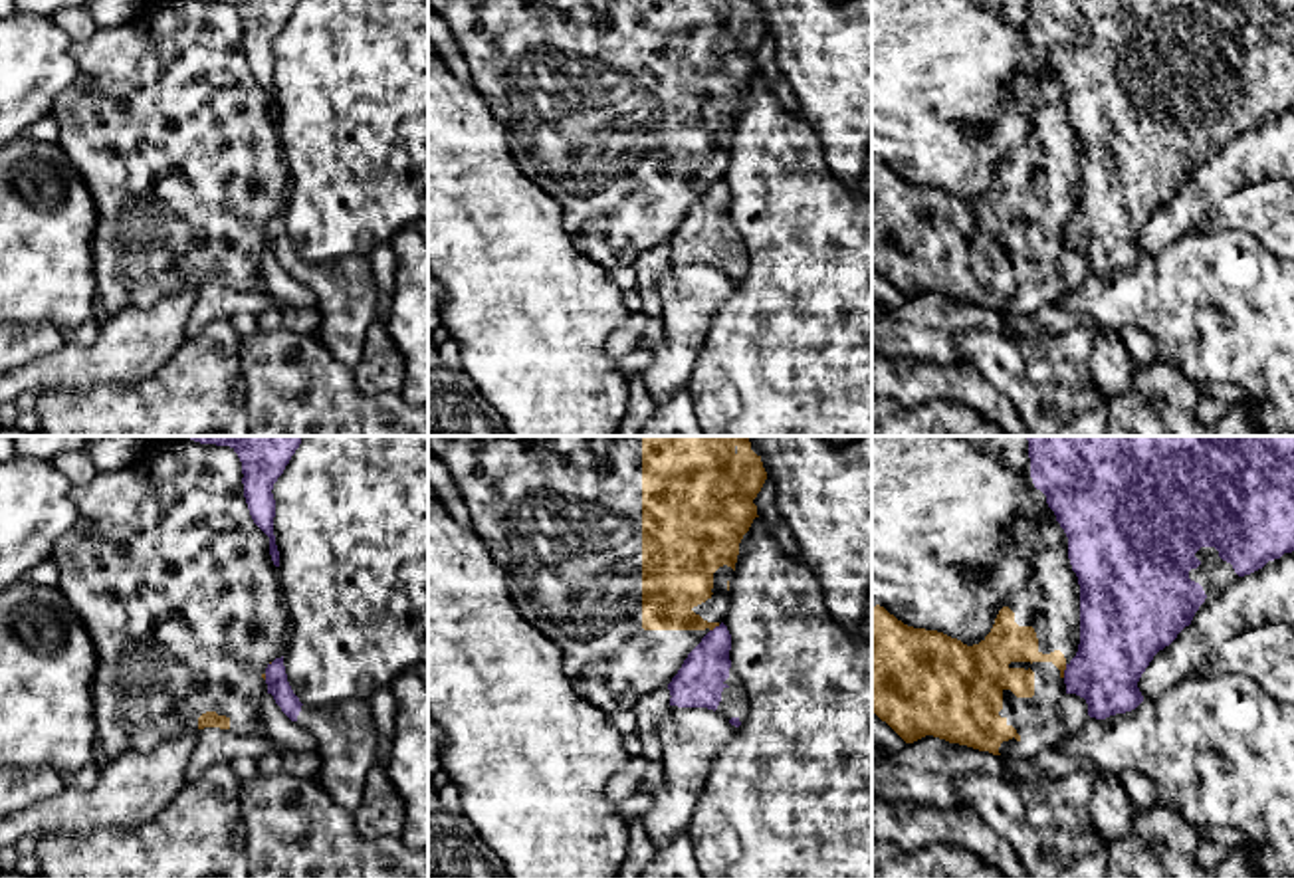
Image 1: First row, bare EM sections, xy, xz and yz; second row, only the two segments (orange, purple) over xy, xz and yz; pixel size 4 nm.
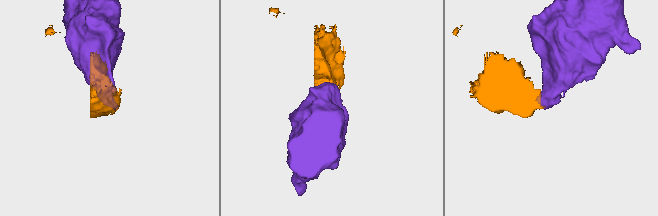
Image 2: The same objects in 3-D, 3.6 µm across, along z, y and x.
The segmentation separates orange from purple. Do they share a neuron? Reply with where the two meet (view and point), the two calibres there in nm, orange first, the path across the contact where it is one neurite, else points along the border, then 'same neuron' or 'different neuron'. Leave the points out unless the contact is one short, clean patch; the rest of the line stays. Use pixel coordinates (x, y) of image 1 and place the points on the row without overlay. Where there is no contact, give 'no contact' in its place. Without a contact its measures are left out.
meets orange in yz at (1065, 224); 160 nm thick on the orange side, 320 nm on the other; border along yz (1067, 220), (1063, 232); different neuron

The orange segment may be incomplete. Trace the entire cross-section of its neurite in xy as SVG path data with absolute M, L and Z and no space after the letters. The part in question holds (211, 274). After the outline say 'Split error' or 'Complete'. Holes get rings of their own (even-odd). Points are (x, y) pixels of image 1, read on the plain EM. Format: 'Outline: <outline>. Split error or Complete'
Outline: M157 0L139 18L97 28L89 40L73 44L79 73L57 95L52 117L59 125L57 147L95 200L91 254L97 299L109 315L151 307L204 283L266 291L258 266L268 250L266 224L285 210L291 176L270 93L250 71L242 34L242 18L230 2Z. Split error

